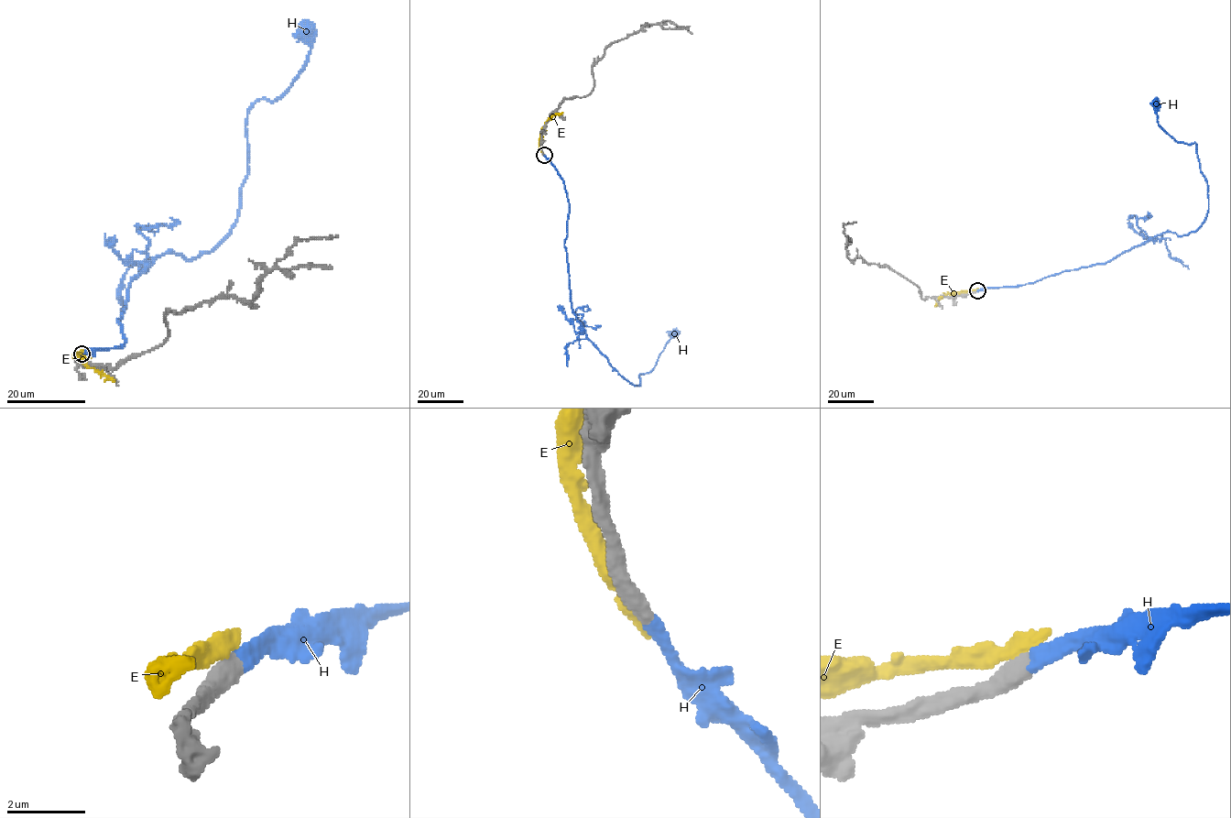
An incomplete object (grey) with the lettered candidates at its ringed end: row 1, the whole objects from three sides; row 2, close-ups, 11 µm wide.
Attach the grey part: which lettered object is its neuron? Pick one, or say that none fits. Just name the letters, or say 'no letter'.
H

